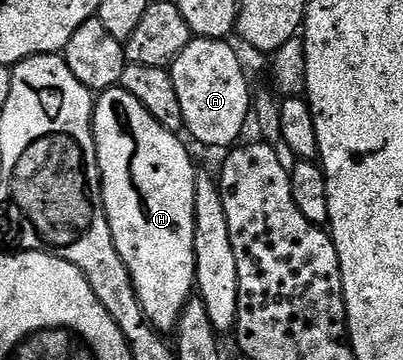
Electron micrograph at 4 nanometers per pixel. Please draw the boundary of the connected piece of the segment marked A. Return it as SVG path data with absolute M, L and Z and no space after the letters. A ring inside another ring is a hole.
M194 37L168 69L176 87L176 99L180 99L185 132L190 132L202 145L215 145L222 150L239 140L237 137L241 135L246 120L249 122L252 117L250 81L230 43L226 39Z

